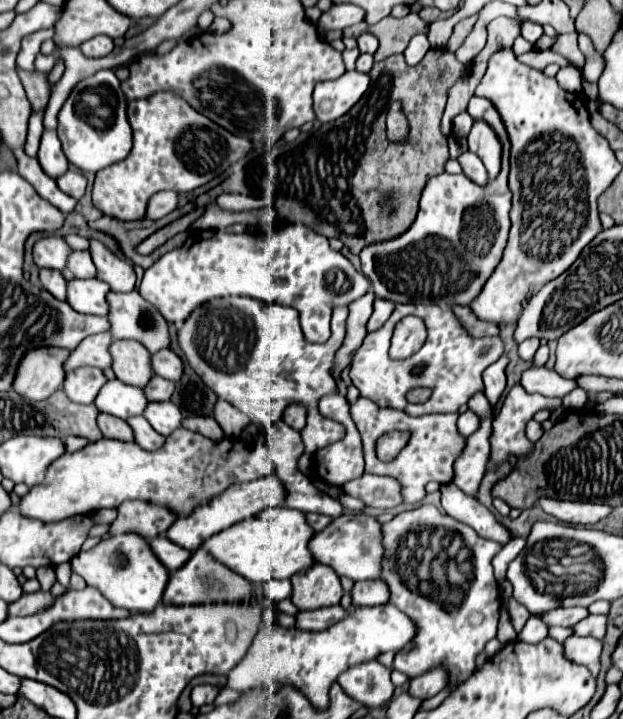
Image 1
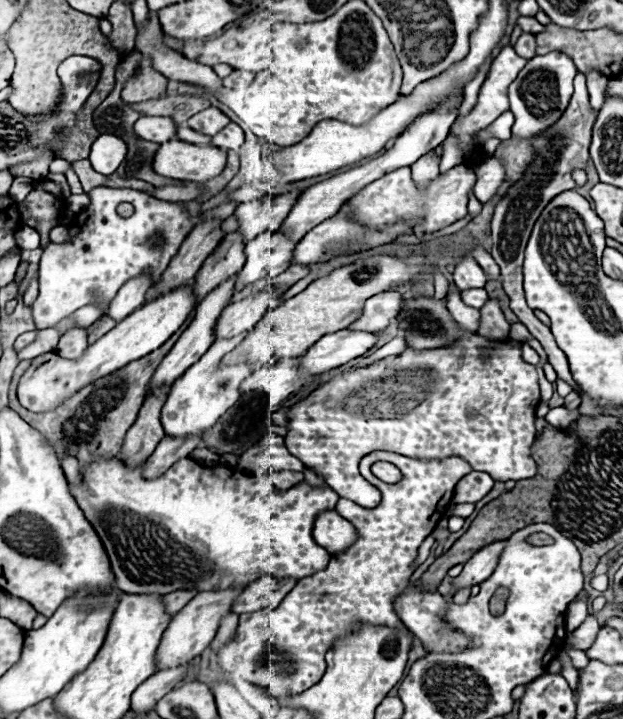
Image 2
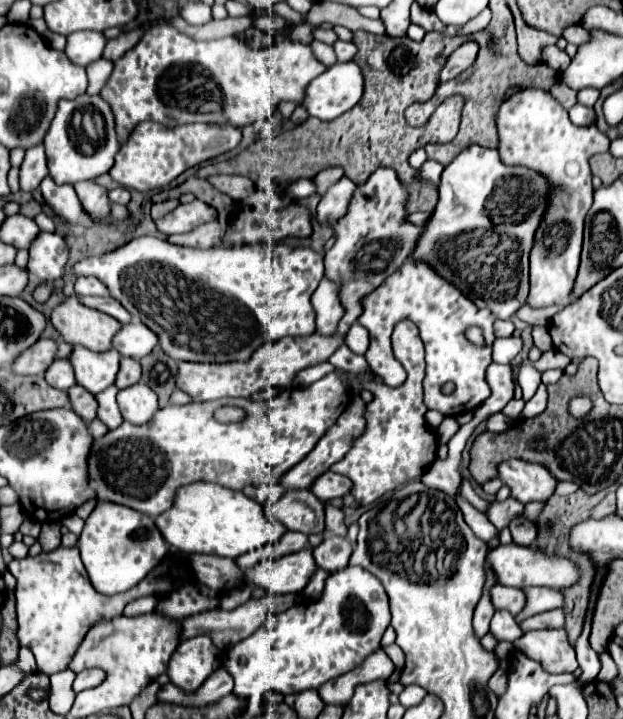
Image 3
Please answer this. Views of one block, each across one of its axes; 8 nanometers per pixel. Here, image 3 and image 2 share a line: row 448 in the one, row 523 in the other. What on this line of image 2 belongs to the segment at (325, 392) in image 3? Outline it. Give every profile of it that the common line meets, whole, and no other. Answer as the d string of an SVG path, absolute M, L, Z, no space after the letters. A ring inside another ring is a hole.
M118 456L114 458L98 458L98 462L90 462L84 464L80 474L82 474L82 482L80 484L70 484L70 492L76 498L78 506L84 510L84 516L88 518L88 522L94 526L94 530L98 532L108 556L110 556L110 564L112 564L112 572L116 578L116 588L122 592L130 592L130 594L168 594L174 592L178 588L194 588L196 592L202 590L214 590L214 588L230 588L230 586L248 586L250 582L258 580L264 574L274 574L276 578L306 578L310 574L316 574L320 570L324 570L330 562L330 554L318 546L312 538L312 524L314 518L322 512L322 510L334 510L336 502L338 502L338 494L328 488L328 486L310 486L306 480L294 484L290 490L286 490L284 494L276 494L272 490L272 484L268 482L266 474L242 474L236 468L228 468L228 466L198 466L198 462L190 460L190 458L180 458L174 466L170 466L170 470L166 470L162 476L152 478L152 480L144 480L142 478L142 470L144 464L138 466L126 466Z

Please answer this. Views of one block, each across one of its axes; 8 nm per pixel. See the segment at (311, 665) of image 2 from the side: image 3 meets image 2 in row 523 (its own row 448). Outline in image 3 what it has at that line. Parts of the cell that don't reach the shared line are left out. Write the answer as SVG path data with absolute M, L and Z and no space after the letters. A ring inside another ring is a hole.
M402 320L395 326L391 335L395 358L407 372L407 378L400 388L390 388L376 380L364 380L362 388L374 394L374 400L366 404L364 432L352 442L348 454L332 466L334 472L348 476L354 482L354 498L360 504L372 504L382 494L396 490L400 484L412 482L422 476L436 460L438 438L436 432L428 426L424 414L424 346L418 338L418 328L410 320Z

